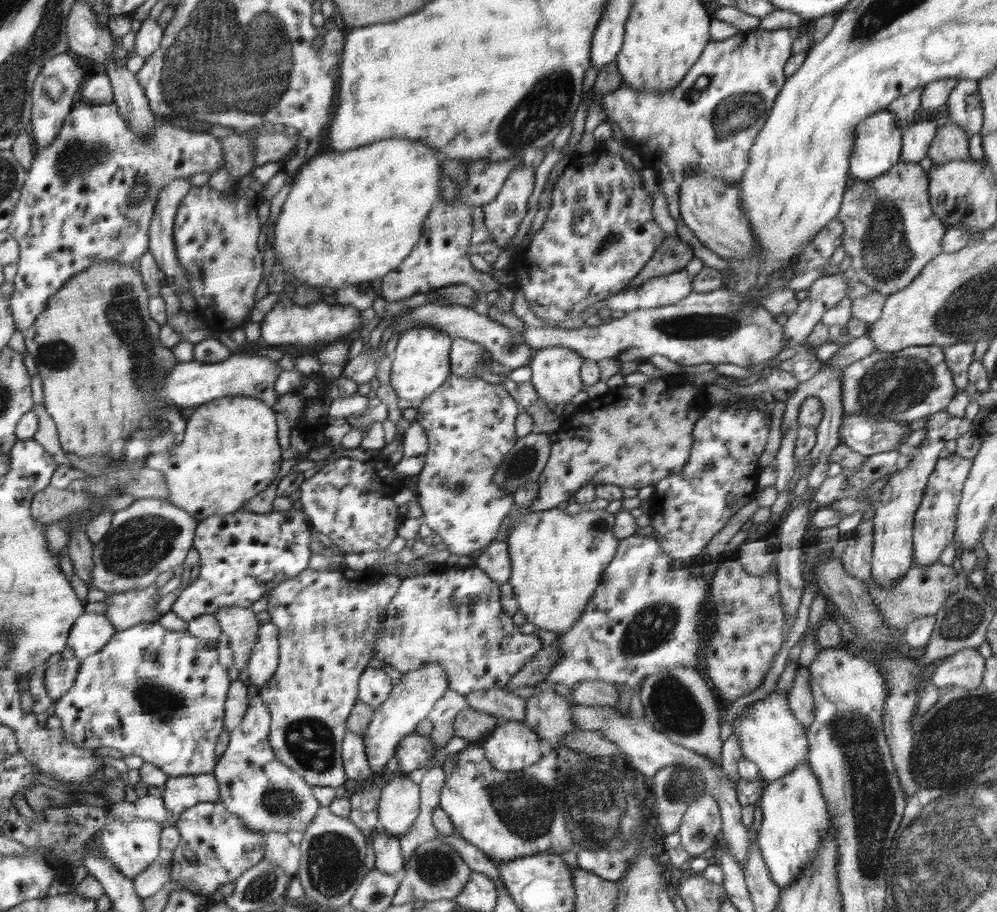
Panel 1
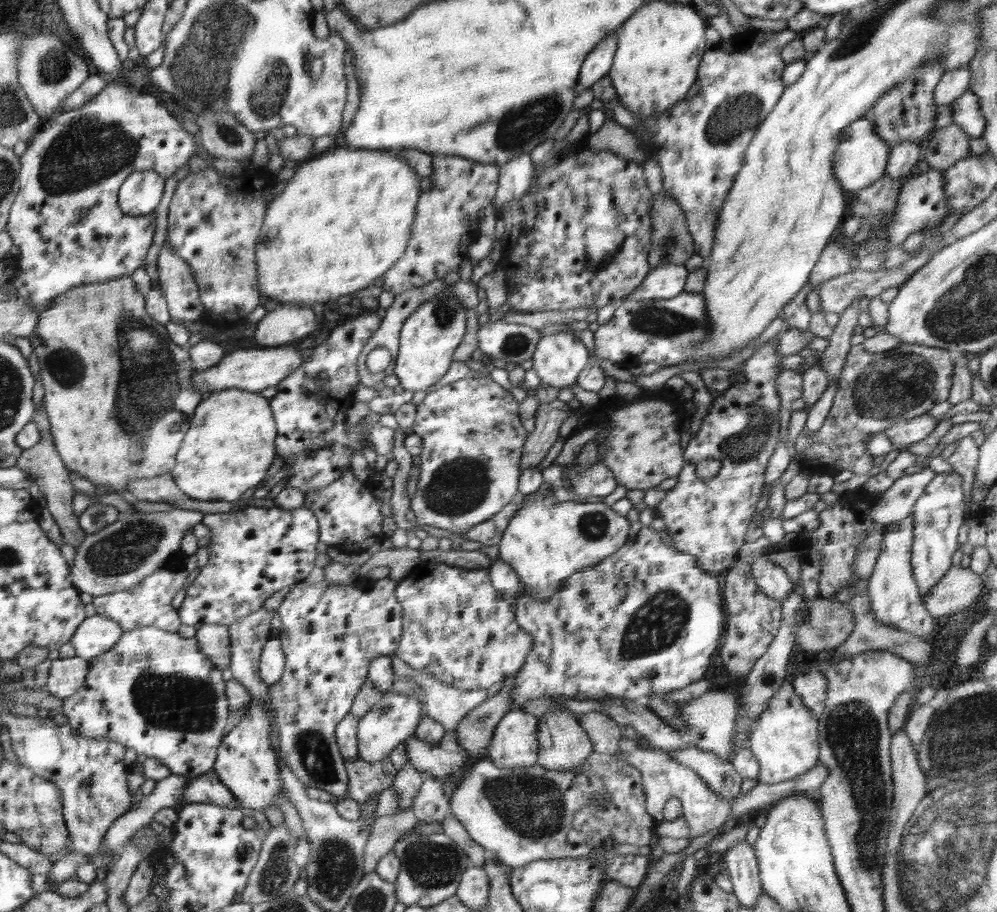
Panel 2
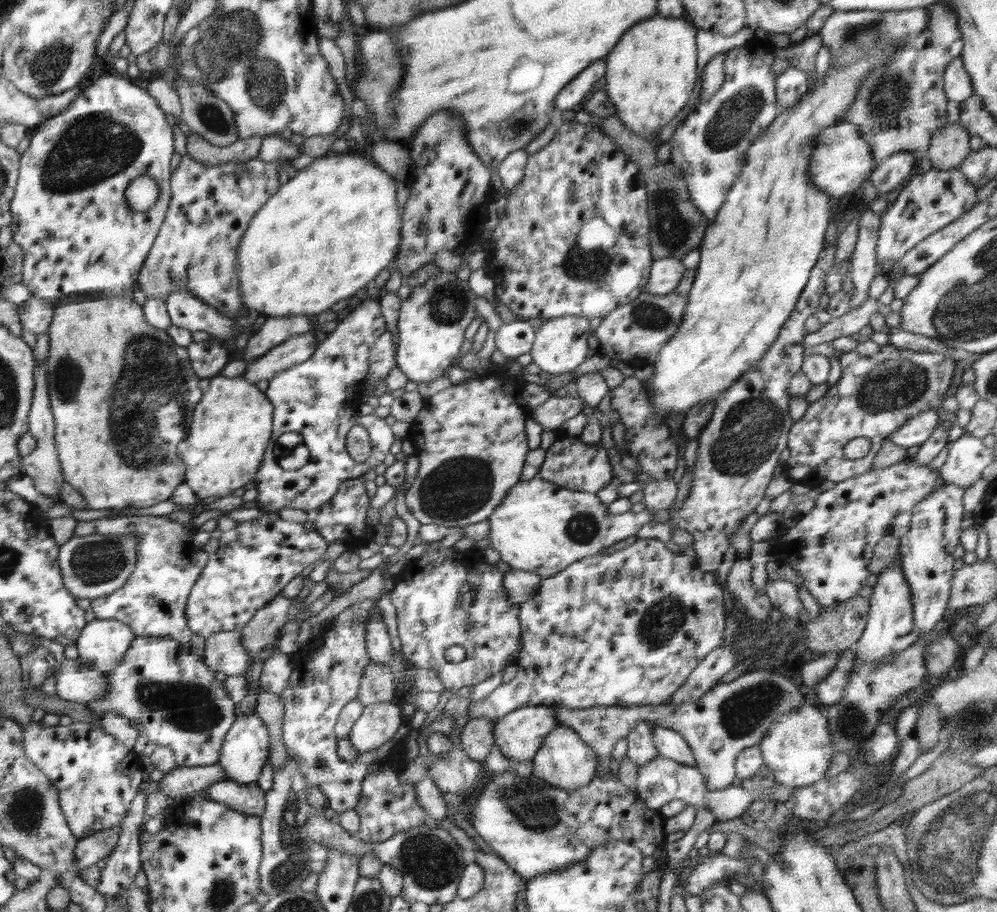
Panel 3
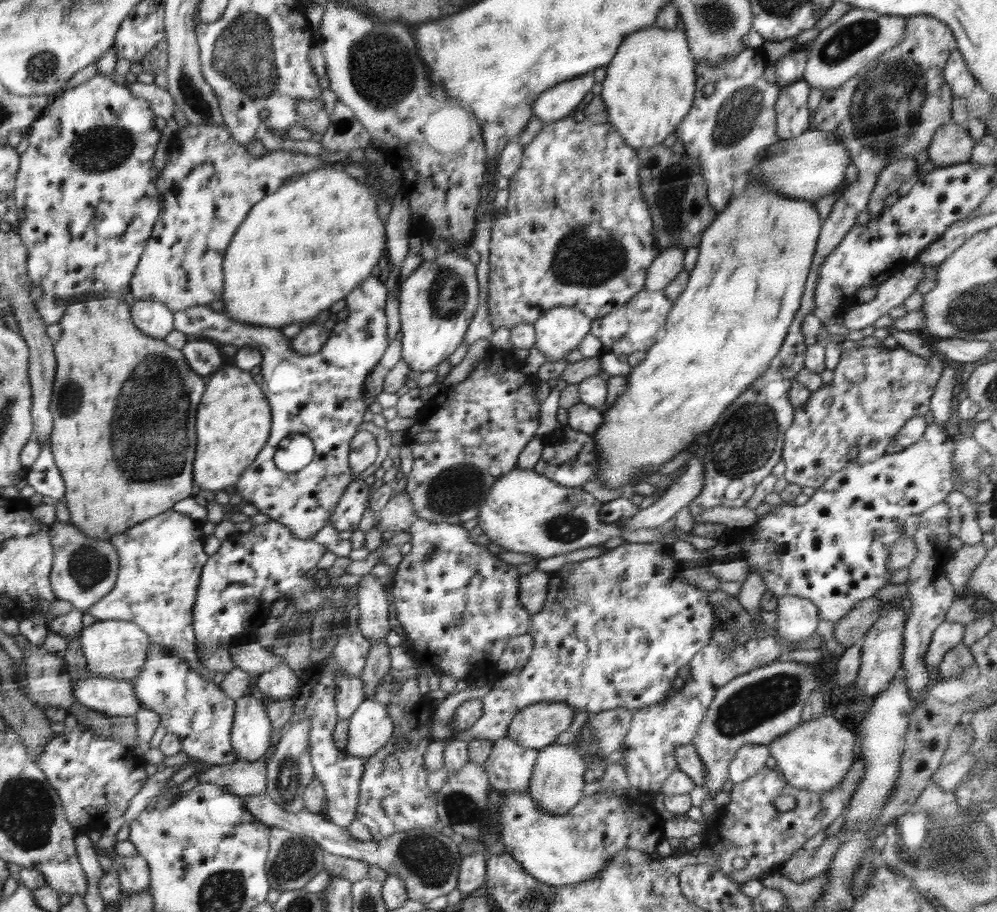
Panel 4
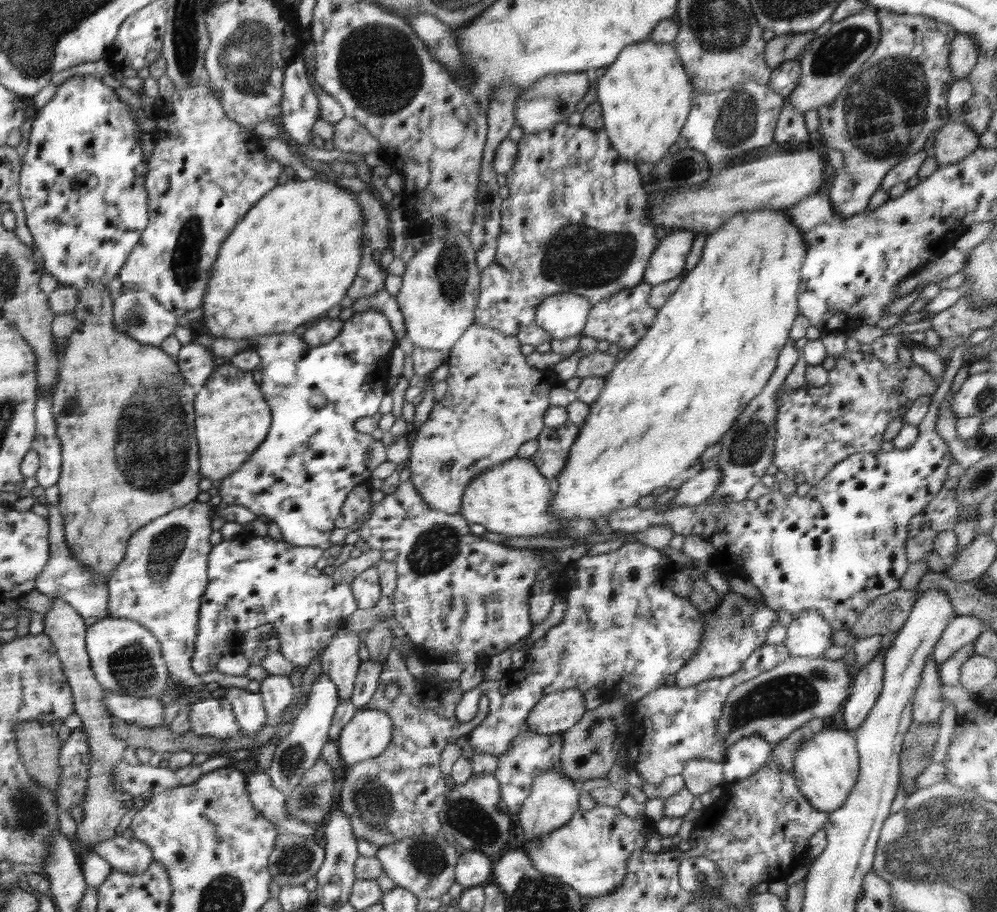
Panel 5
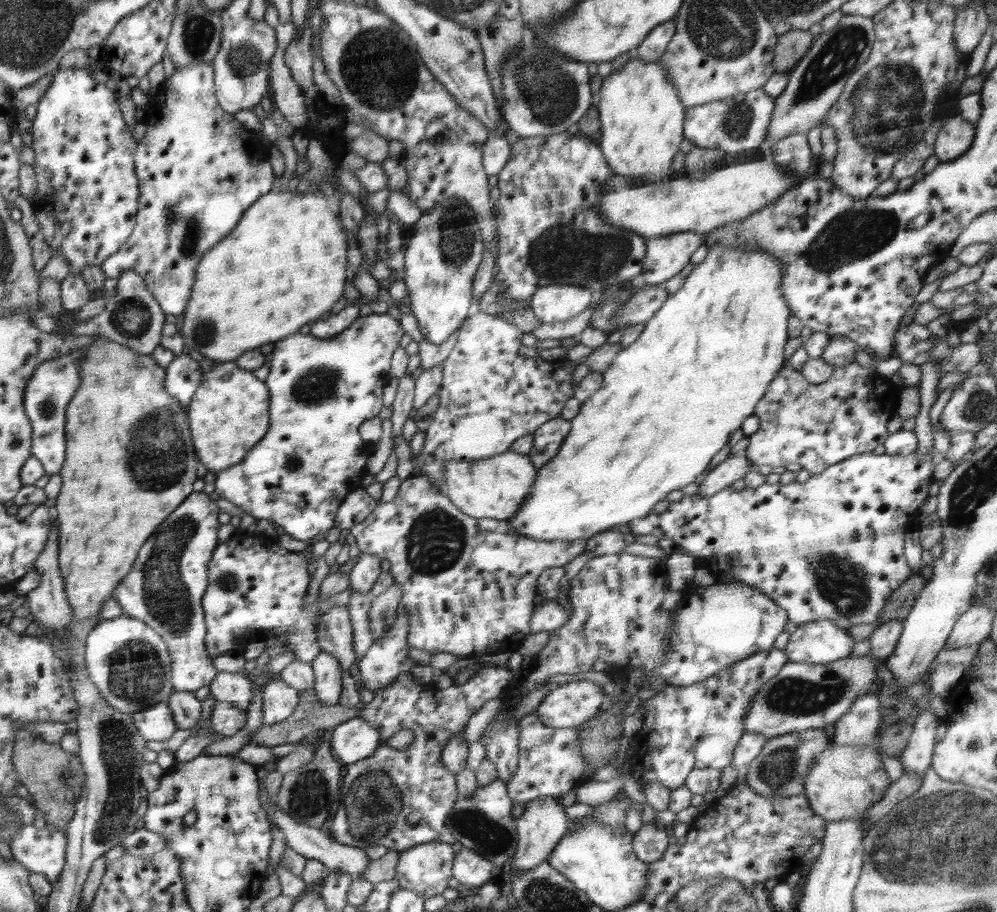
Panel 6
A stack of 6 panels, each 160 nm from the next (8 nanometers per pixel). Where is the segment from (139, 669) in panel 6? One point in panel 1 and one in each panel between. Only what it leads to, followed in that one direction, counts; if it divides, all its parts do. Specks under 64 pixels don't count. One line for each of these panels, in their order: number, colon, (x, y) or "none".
1: (91, 632)
2: (97, 635)
3: (103, 644)
4: (114, 649)
5: (126, 657)

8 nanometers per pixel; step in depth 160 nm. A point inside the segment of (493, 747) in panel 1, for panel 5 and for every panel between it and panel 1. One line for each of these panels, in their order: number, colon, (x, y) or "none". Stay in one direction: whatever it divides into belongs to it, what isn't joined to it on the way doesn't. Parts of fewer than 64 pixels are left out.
2: (515, 743)
3: (520, 735)
4: (538, 726)
5: (554, 714)

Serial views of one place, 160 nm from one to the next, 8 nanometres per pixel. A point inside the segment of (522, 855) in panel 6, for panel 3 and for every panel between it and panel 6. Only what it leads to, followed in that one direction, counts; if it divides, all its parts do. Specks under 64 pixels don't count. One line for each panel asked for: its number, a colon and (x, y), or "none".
3: (565, 761)
4: (557, 783)
5: (553, 802)

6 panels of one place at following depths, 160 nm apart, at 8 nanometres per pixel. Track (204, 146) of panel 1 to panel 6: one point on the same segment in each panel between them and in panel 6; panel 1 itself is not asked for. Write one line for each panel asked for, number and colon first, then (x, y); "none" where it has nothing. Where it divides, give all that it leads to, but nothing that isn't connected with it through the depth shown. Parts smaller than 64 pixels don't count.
2: (70, 232)
3: (69, 214)
4: (88, 201)
5: (84, 170)
6: (86, 181)

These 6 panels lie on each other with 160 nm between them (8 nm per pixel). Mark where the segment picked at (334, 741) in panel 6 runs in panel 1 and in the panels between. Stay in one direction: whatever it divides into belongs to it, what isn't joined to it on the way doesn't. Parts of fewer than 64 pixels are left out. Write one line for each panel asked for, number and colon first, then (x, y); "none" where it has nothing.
1: (409, 703)
2: (395, 717)
3: (378, 723)
4: (370, 727)
5: (369, 732)

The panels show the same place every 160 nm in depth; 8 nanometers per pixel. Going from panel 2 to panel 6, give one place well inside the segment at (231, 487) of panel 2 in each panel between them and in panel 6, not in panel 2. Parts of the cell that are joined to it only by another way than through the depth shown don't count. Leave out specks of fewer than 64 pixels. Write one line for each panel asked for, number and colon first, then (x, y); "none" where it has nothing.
3: (231, 427)
4: (235, 418)
5: (232, 418)
6: (229, 412)

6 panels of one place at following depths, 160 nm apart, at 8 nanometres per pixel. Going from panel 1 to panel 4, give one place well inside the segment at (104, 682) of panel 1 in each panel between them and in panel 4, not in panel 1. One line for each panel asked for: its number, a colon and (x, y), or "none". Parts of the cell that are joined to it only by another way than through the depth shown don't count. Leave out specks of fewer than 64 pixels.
2: (155, 692)
3: (162, 688)
4: (198, 711)

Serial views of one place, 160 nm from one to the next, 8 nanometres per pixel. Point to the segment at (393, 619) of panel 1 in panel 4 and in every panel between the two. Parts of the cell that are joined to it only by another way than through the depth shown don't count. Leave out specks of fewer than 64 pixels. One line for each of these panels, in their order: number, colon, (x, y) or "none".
2: (457, 627)
3: (449, 600)
4: (459, 603)

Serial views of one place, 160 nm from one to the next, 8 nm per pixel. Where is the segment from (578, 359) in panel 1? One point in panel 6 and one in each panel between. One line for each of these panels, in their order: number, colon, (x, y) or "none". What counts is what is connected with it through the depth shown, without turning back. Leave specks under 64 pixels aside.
2: (558, 359)
3: (559, 346)
4: (559, 331)
5: (563, 315)
6: (554, 303)

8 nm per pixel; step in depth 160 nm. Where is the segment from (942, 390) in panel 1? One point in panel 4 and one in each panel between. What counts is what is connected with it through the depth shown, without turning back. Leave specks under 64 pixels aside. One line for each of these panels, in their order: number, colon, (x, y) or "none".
2: (875, 389)
3: (881, 387)
4: (875, 390)

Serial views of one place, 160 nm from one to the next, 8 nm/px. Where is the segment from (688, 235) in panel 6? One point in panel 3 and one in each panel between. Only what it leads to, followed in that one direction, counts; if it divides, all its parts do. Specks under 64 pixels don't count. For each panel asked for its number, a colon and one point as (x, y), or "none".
3: (666, 273)
4: (668, 263)
5: (666, 262)

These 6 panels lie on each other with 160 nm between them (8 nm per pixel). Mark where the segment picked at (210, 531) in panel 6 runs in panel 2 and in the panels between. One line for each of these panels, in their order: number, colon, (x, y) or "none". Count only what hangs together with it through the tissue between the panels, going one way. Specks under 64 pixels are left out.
2: (149, 603)
3: (153, 602)
4: (161, 560)
5: (160, 584)

